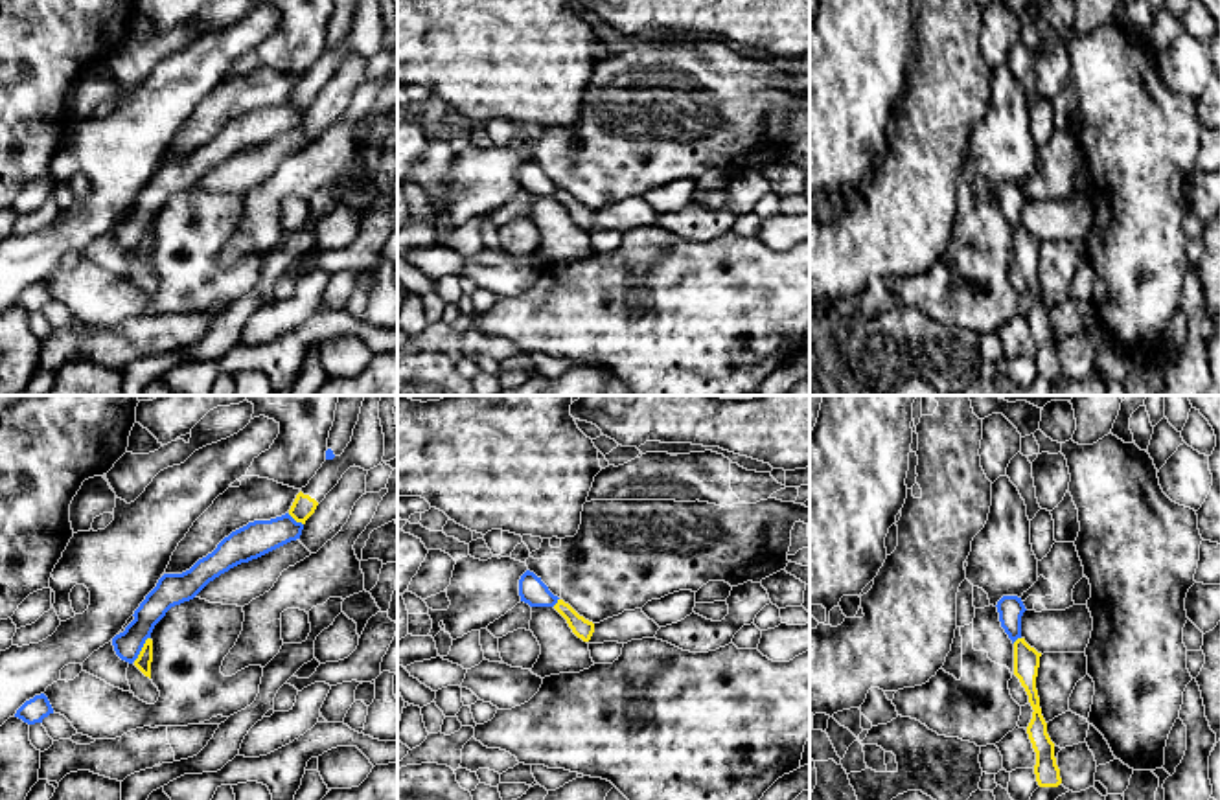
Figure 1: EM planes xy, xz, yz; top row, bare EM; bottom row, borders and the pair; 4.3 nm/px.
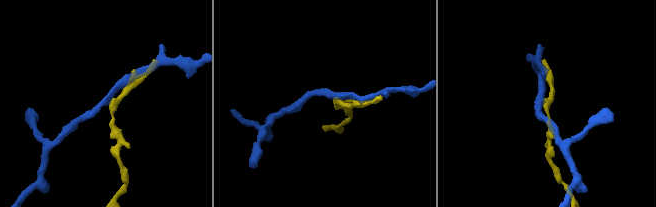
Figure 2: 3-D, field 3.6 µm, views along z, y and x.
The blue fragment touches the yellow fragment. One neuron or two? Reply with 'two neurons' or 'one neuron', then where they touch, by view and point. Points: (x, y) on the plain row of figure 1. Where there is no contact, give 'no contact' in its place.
two neurons | xy (140, 238)

